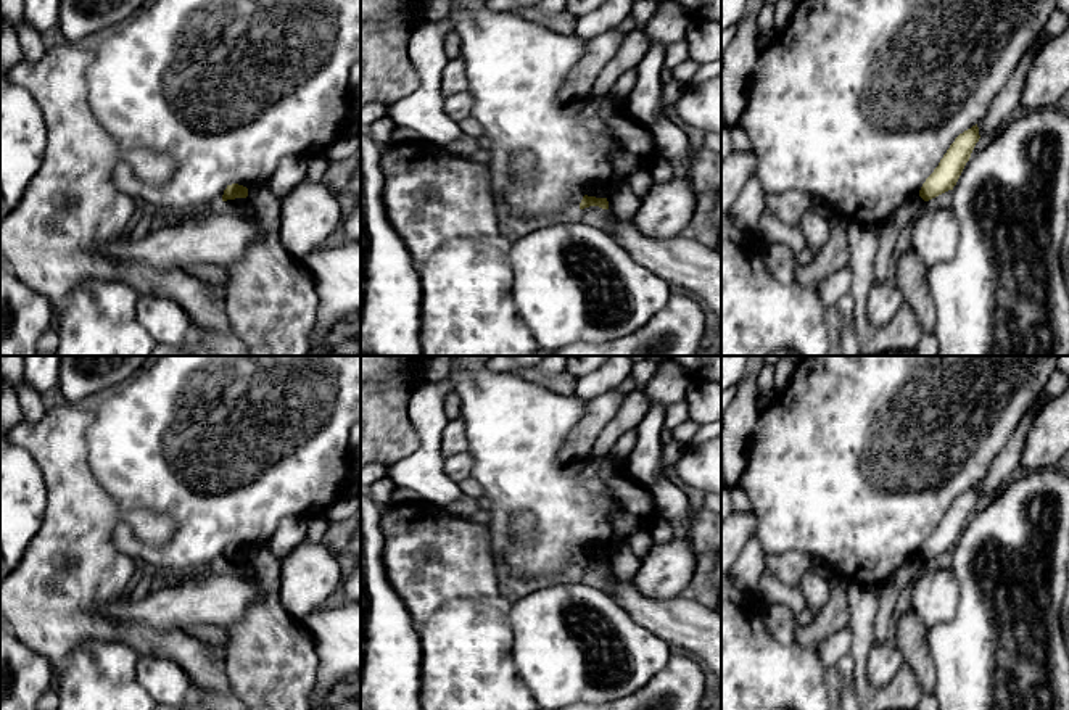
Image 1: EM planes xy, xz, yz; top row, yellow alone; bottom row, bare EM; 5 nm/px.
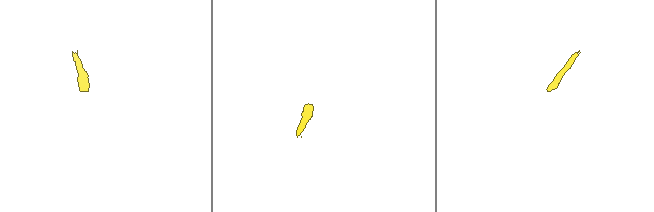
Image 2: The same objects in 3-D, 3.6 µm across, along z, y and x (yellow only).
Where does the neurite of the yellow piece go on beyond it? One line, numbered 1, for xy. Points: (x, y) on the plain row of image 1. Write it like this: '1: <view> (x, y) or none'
1: none

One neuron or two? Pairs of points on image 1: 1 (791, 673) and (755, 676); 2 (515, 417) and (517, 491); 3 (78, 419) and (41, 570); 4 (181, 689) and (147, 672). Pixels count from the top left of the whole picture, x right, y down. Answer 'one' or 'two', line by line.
1: one
2: one
3: one
4: one

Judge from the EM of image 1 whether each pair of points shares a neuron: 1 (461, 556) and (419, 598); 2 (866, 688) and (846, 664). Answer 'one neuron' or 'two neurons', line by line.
1: one neuron
2: two neurons

